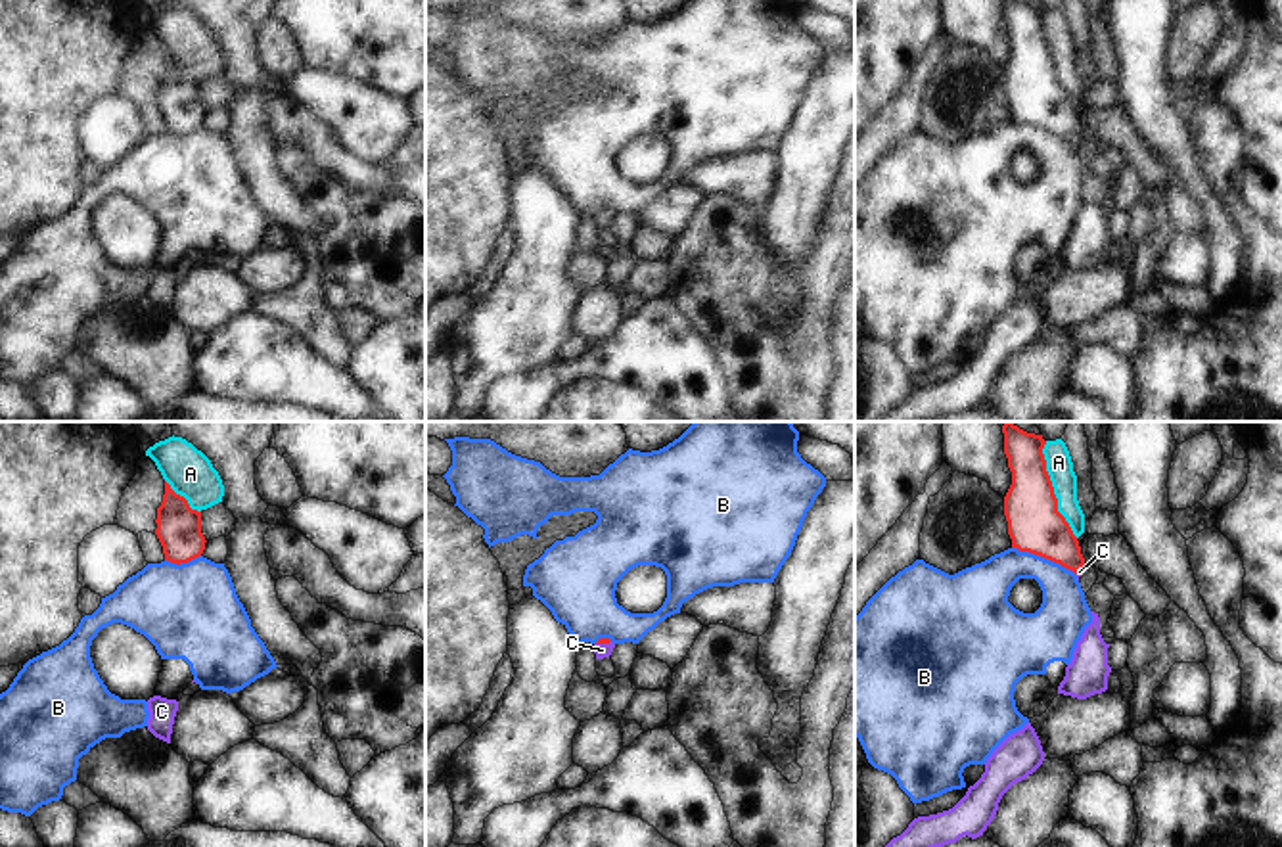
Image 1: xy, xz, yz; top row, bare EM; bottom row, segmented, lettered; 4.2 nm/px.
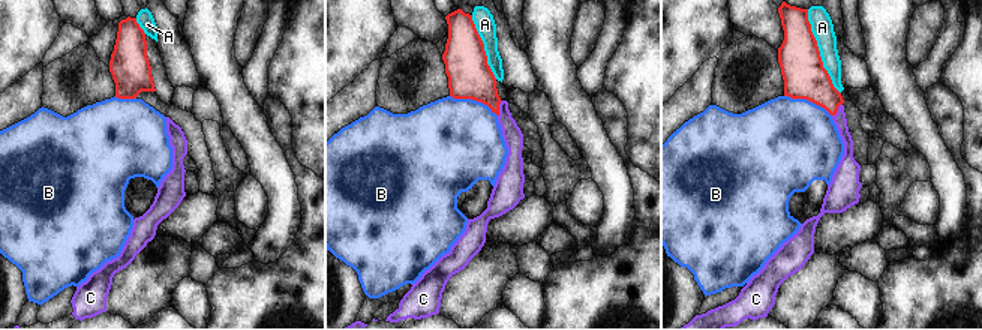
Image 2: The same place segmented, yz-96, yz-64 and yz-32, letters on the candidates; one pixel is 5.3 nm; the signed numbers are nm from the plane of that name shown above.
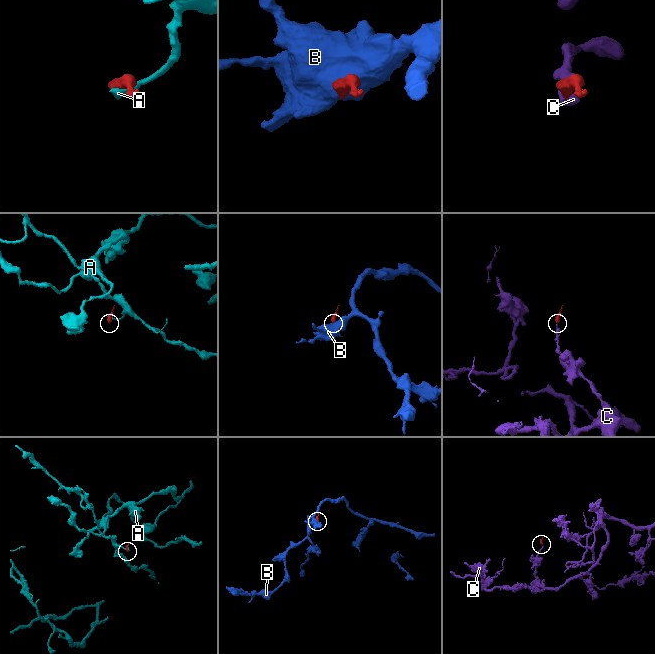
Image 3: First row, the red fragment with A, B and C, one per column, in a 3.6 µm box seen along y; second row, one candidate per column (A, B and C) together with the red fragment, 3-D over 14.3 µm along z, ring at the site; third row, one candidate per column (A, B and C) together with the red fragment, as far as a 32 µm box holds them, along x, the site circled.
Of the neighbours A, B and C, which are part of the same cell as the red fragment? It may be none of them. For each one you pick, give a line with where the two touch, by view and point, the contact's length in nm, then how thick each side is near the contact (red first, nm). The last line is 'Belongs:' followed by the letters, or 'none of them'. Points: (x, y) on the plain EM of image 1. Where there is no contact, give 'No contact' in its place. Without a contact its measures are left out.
C: Touches red at xz (602, 213). Shared border 70 nm. Thickness 30 nm (red) against 60 nm
Belongs: C.

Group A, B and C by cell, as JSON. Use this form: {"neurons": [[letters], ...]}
{"neurons": [["A"], ["B"], ["C"]]}

